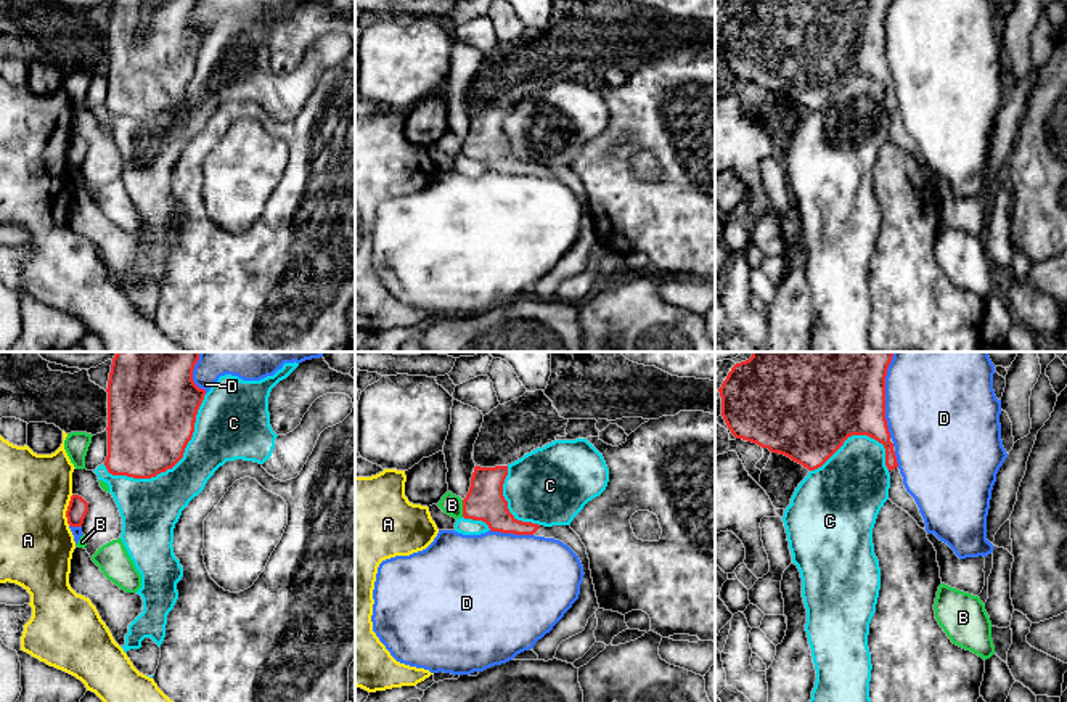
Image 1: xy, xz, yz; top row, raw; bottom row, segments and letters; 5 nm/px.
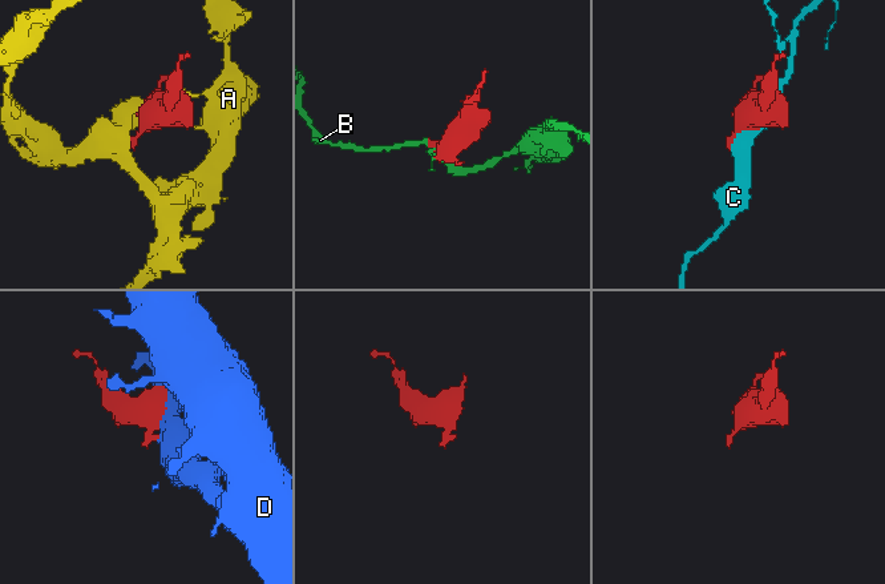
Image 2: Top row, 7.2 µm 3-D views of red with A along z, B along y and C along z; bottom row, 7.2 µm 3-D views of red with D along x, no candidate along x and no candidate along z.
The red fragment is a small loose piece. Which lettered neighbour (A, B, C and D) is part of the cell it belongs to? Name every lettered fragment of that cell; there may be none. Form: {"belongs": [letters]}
{"belongs": []}

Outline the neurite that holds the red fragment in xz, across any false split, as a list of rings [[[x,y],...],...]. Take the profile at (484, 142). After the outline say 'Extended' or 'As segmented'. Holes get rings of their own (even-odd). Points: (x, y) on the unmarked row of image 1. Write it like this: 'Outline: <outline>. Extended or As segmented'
Outline: [[[476,106],[471,127],[463,140],[463,157],[482,161],[492,172],[514,173],[514,175],[535,175],[554,178],[567,185],[580,199],[583,206],[583,222],[580,225],[578,239],[564,254],[564,257],[535,283],[532,291],[538,300],[553,300],[559,284],[578,273],[588,263],[588,259],[599,249],[587,188],[580,177],[570,165],[545,167],[532,162],[517,161],[508,149],[508,141],[503,137],[503,124],[508,116],[508,106],[480,108]]]. Extended

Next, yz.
Outline: [[[746,0],[736,3],[718,29],[722,56],[736,79],[779,93],[808,111],[821,108],[852,76],[868,76],[885,88],[889,140],[921,169],[924,159],[906,132],[885,59],[885,16],[892,0]]]. Extended

